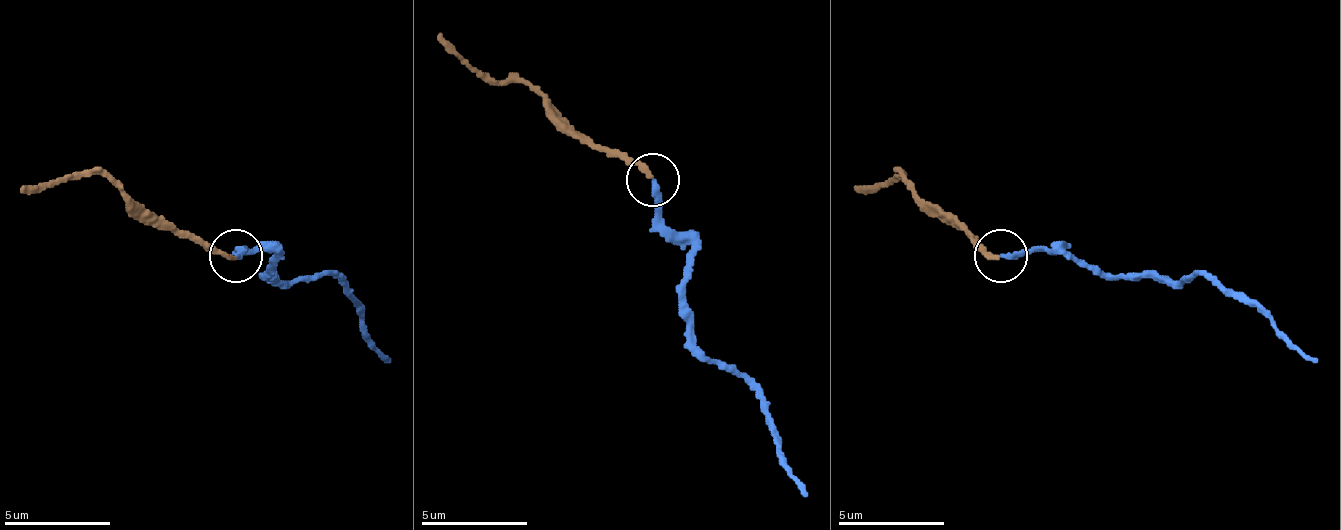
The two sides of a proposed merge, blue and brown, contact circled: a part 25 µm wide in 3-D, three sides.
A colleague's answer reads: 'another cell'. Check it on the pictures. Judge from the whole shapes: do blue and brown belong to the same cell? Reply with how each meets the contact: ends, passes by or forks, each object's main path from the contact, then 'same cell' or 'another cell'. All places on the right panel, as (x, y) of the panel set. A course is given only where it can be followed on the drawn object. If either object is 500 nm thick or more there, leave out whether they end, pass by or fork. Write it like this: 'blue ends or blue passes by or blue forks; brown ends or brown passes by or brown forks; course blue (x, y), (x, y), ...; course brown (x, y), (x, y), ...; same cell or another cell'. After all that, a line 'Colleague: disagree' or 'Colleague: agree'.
blue ends; brown ends; course blue (999, 257), (1042, 251), (1068, 257), (1116, 278), (1206, 272), (1243, 294), (1318, 363); course brown (999, 257), (957, 230), (914, 193), (904, 172), (898, 177), (856, 193); same cell
Colleague: disagree

